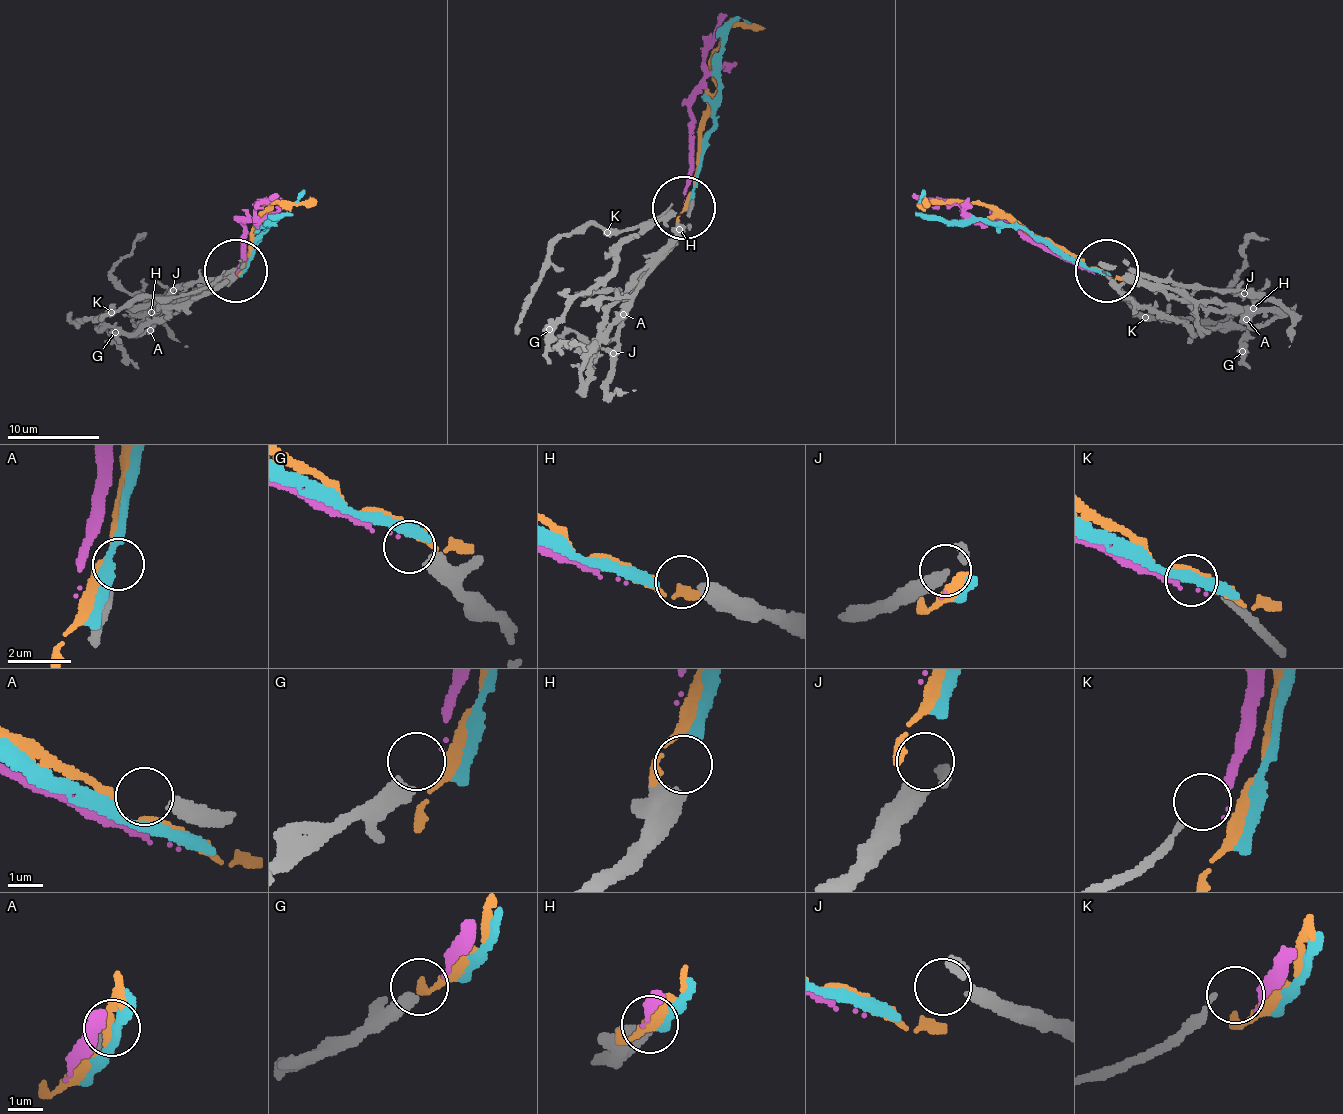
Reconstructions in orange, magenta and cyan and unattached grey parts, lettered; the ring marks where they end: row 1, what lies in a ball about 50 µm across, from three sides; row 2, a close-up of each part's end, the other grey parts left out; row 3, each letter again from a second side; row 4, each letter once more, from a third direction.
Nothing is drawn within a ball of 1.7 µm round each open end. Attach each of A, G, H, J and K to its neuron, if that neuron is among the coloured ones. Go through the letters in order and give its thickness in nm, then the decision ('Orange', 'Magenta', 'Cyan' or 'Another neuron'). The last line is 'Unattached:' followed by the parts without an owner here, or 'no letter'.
A: Thickness 400 nm. Another neuron
G: Thickness 480 nm. Magenta
H: Thickness 440 nm. Cyan
J: Thickness 320 nm. Another neuron
K: Thickness 140 nm. Another neuron
Unattached: A, J, K

